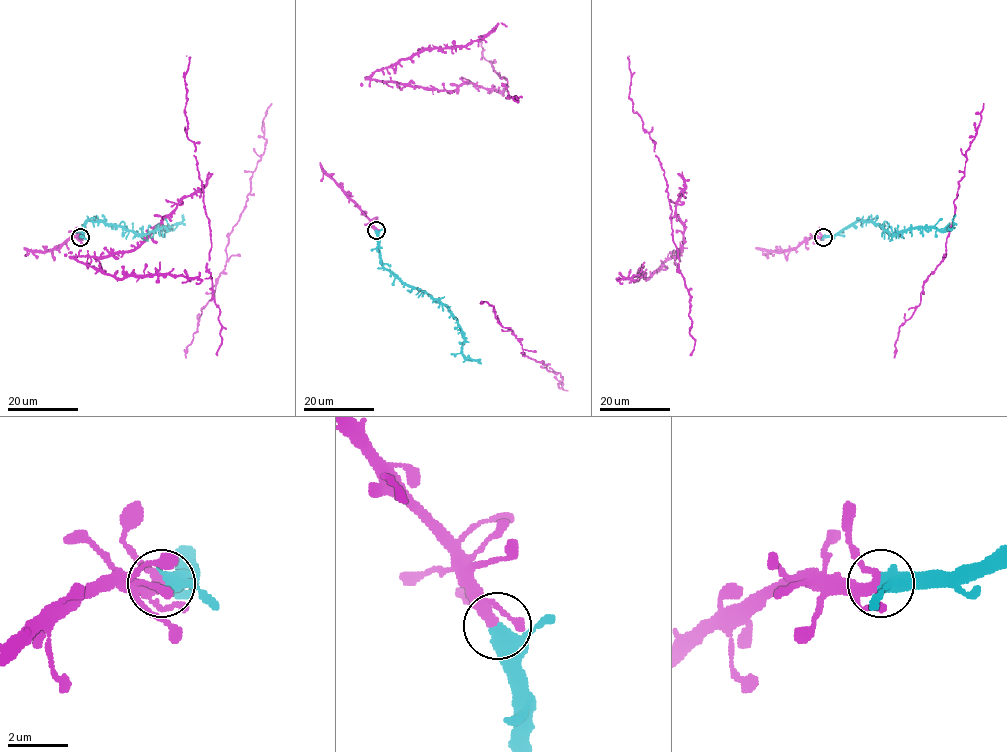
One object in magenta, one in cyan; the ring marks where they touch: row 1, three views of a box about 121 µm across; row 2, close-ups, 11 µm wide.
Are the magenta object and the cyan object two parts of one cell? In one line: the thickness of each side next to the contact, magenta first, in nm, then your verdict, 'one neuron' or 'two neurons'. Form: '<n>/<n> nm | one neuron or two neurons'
240/400 nm | one neuron

